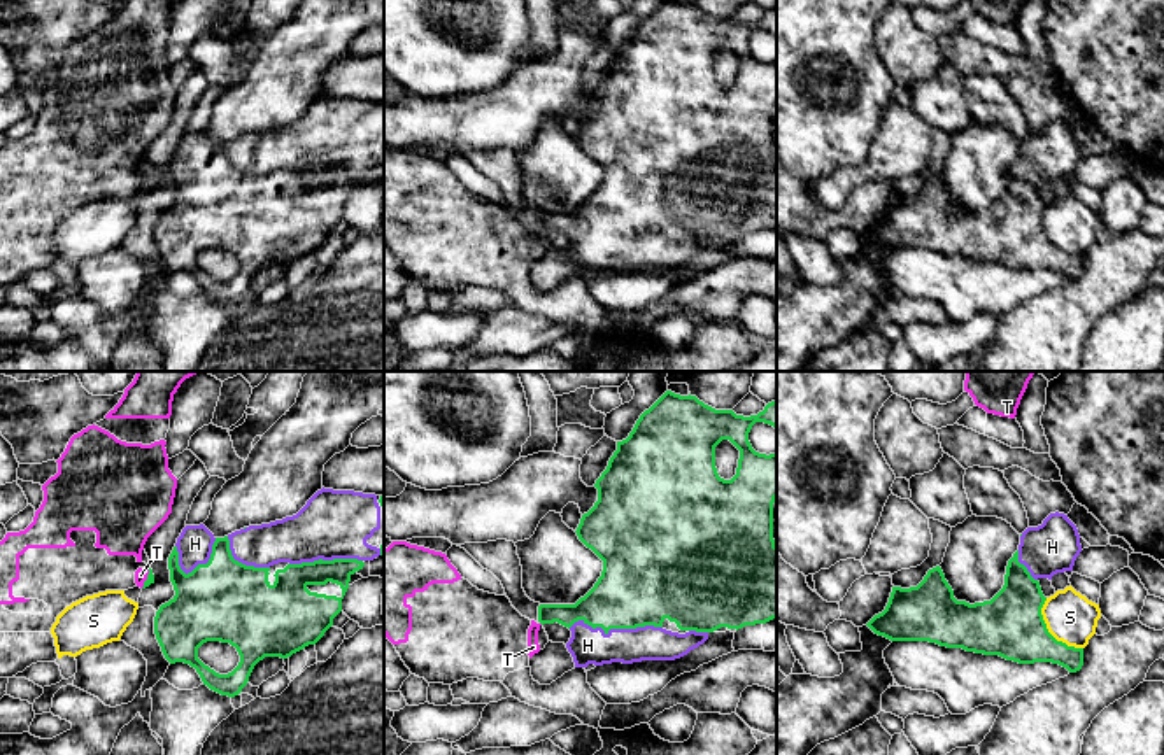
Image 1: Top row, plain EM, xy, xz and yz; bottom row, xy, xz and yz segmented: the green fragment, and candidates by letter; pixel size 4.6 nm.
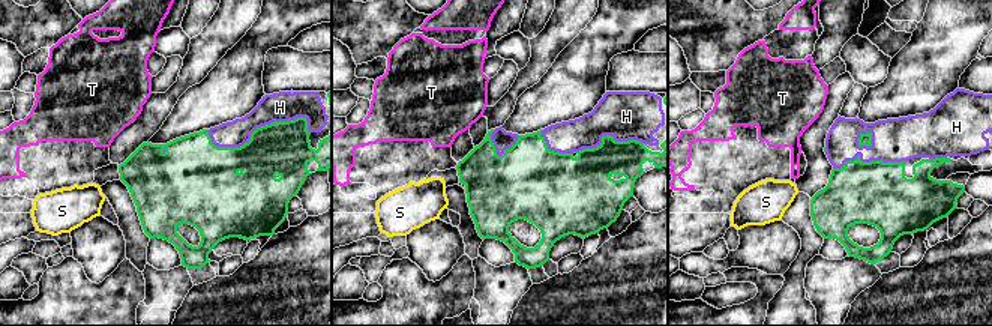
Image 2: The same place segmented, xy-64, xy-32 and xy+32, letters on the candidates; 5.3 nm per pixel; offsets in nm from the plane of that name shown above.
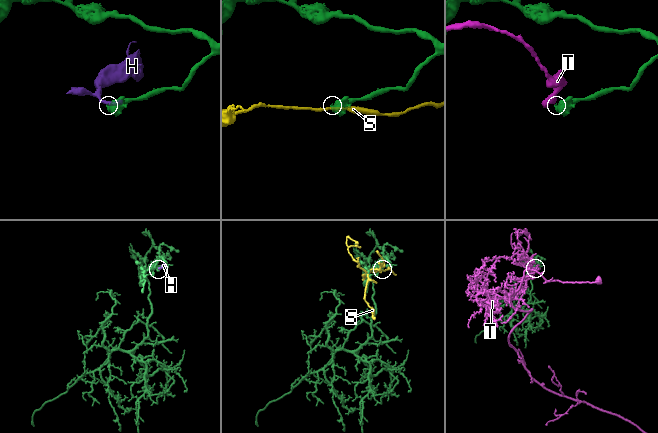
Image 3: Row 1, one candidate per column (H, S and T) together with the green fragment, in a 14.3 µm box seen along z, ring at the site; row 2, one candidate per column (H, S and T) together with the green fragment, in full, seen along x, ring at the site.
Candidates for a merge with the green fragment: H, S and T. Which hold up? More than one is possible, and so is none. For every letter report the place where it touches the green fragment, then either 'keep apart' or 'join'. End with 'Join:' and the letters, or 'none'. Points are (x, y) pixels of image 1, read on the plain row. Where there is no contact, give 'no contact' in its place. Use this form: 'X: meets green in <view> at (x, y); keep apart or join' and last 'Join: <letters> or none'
H: meets green in xz at (614, 235); join
S: meets green in yz at (1047, 239); keep apart
T: meets green in xy at (148, 186); keep apart
Join: H

